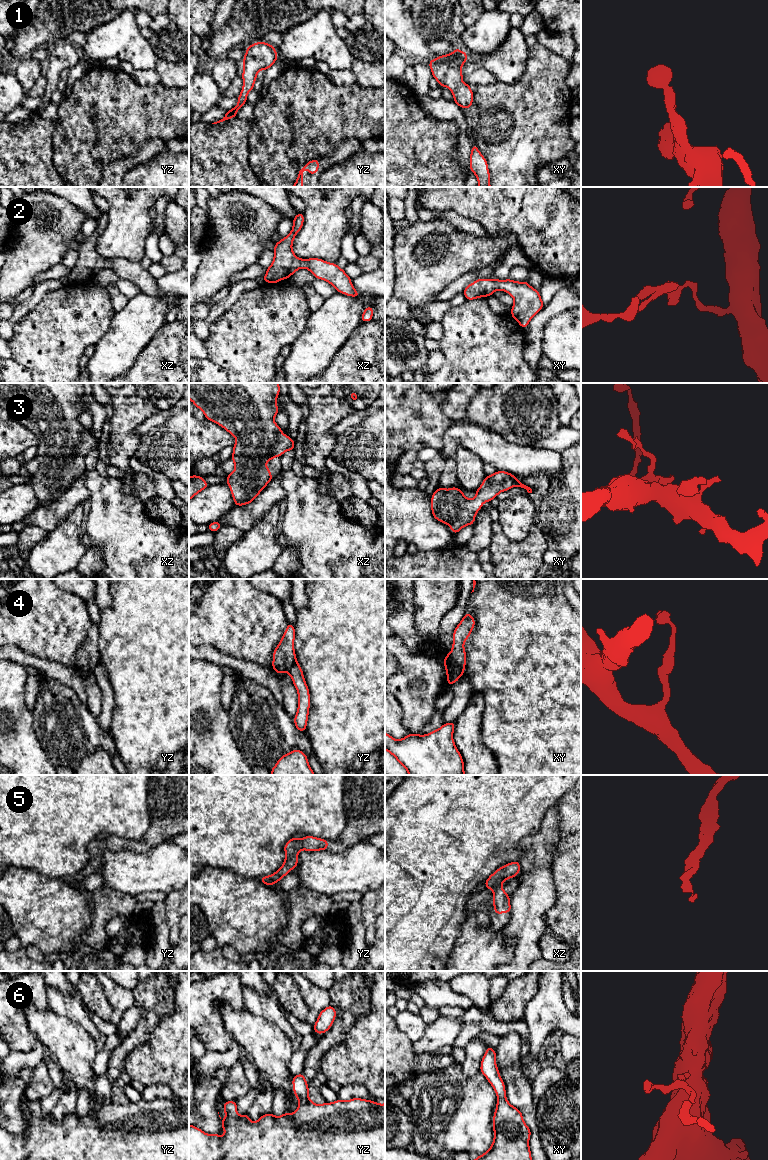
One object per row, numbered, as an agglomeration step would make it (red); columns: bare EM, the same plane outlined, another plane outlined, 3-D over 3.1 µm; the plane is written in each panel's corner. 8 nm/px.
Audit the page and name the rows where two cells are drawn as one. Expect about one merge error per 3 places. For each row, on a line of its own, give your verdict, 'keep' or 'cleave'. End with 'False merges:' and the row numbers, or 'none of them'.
1: keep
2: keep
3: keep
4: cleave
5: keep
6: keep
False merges: 4

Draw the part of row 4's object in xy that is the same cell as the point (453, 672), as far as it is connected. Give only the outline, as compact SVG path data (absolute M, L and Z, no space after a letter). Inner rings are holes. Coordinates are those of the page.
M449 655L444 657L443 662L447 674L447 684L452 685L458 681L458 679L464 674L464 671L454 663Z

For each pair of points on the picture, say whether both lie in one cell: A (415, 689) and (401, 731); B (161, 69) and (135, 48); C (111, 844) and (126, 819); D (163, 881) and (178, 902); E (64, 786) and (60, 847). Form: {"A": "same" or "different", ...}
{"A": "different", "B": "different", "C": "different", "D": "different", "E": "same"}

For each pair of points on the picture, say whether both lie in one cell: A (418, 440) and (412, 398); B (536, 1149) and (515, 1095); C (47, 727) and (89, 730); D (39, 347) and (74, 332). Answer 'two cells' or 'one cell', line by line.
A: one cell
B: one cell
C: one cell
D: one cell

